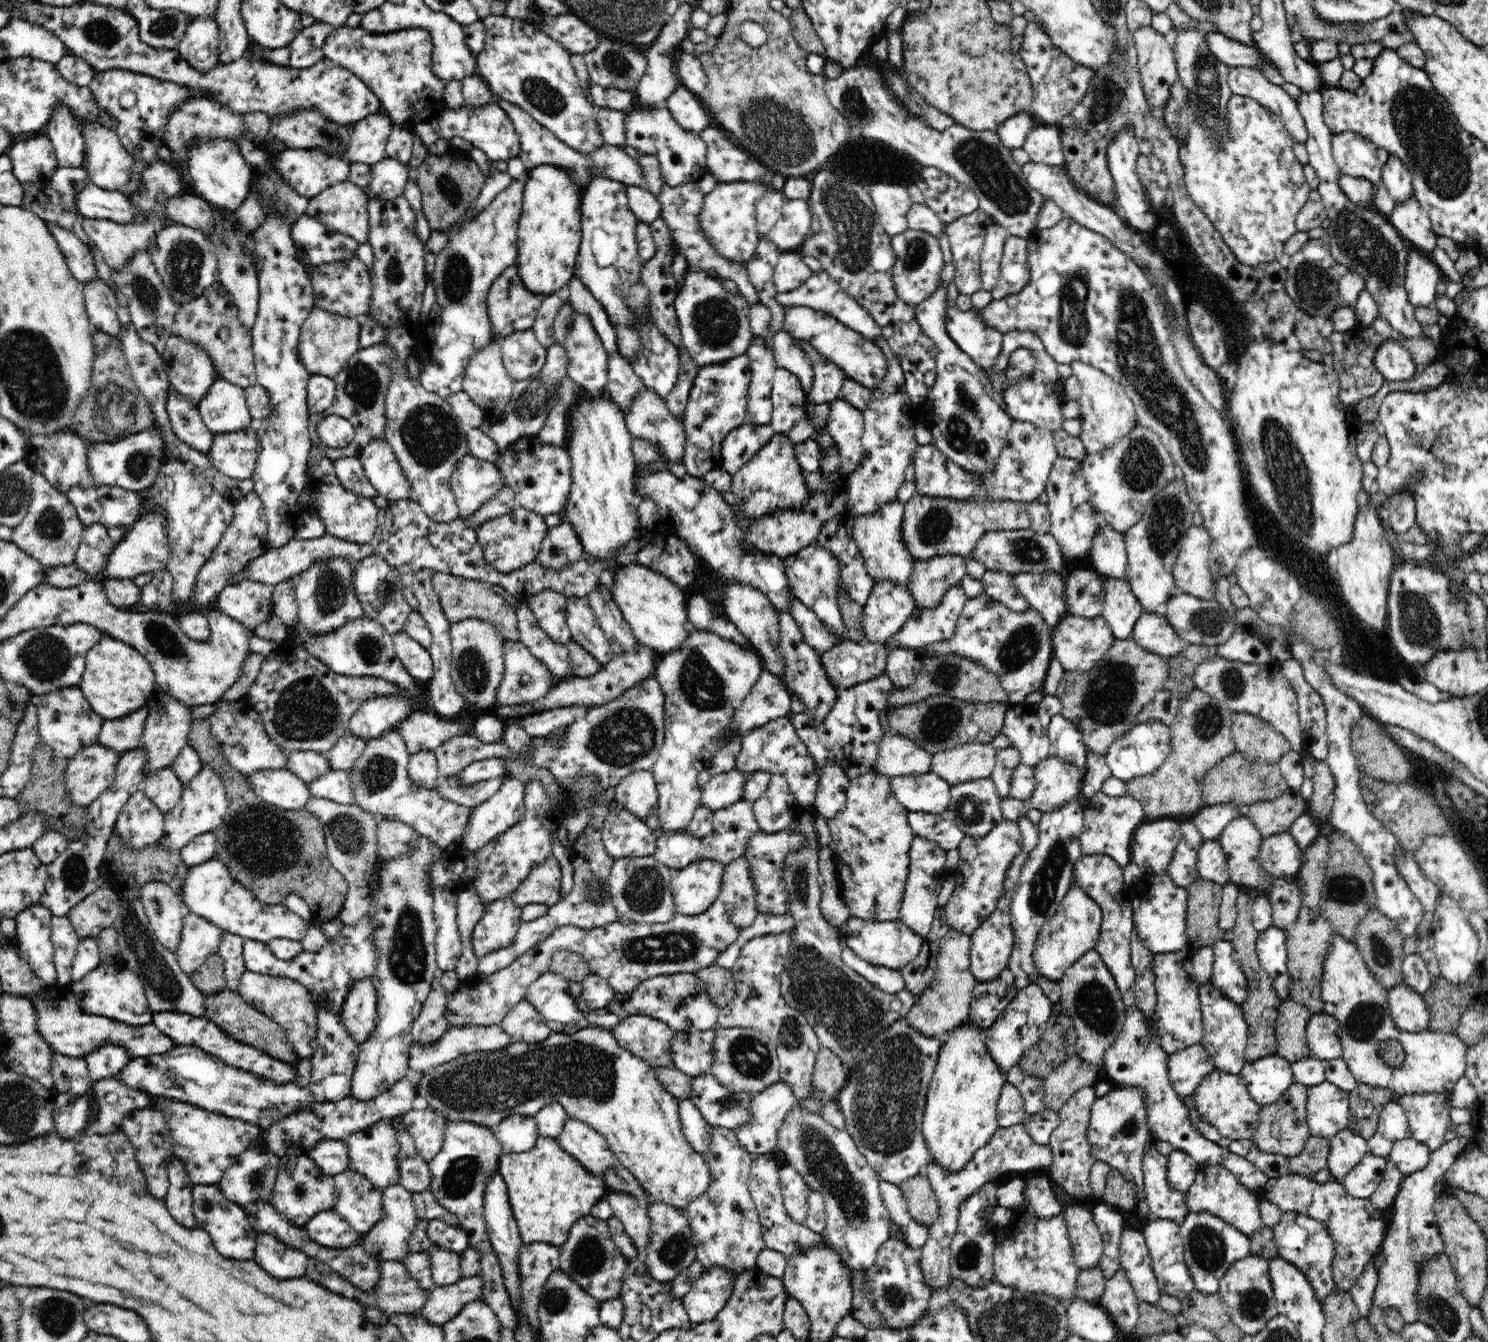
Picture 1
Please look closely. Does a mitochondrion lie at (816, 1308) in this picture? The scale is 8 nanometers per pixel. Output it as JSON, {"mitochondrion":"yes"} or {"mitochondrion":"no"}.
{"mitochondrion":"no"}

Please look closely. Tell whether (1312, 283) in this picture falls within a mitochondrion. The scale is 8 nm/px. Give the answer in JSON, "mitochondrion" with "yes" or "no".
{"mitochondrion":"yes"}

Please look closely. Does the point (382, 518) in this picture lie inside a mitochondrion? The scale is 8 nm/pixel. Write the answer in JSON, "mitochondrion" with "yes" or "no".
{"mitochondrion":"no"}

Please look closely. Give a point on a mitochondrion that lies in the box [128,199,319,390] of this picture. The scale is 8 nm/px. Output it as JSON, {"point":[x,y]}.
{"point":[184,261]}

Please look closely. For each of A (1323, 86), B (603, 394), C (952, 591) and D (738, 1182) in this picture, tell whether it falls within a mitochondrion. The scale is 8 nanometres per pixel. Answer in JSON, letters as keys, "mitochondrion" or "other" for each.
{"A":"other","B":"other","C":"other","D":"other"}

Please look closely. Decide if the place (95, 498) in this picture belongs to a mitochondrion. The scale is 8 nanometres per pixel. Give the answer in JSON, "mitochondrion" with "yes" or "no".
{"mitochondrion":"no"}

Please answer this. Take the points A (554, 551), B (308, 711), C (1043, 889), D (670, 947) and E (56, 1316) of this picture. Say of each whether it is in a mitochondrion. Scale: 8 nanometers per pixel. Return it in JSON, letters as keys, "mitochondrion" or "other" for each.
{"A":"mitochondrion","B":"mitochondrion","C":"mitochondrion","D":"mitochondrion","E":"mitochondrion"}

